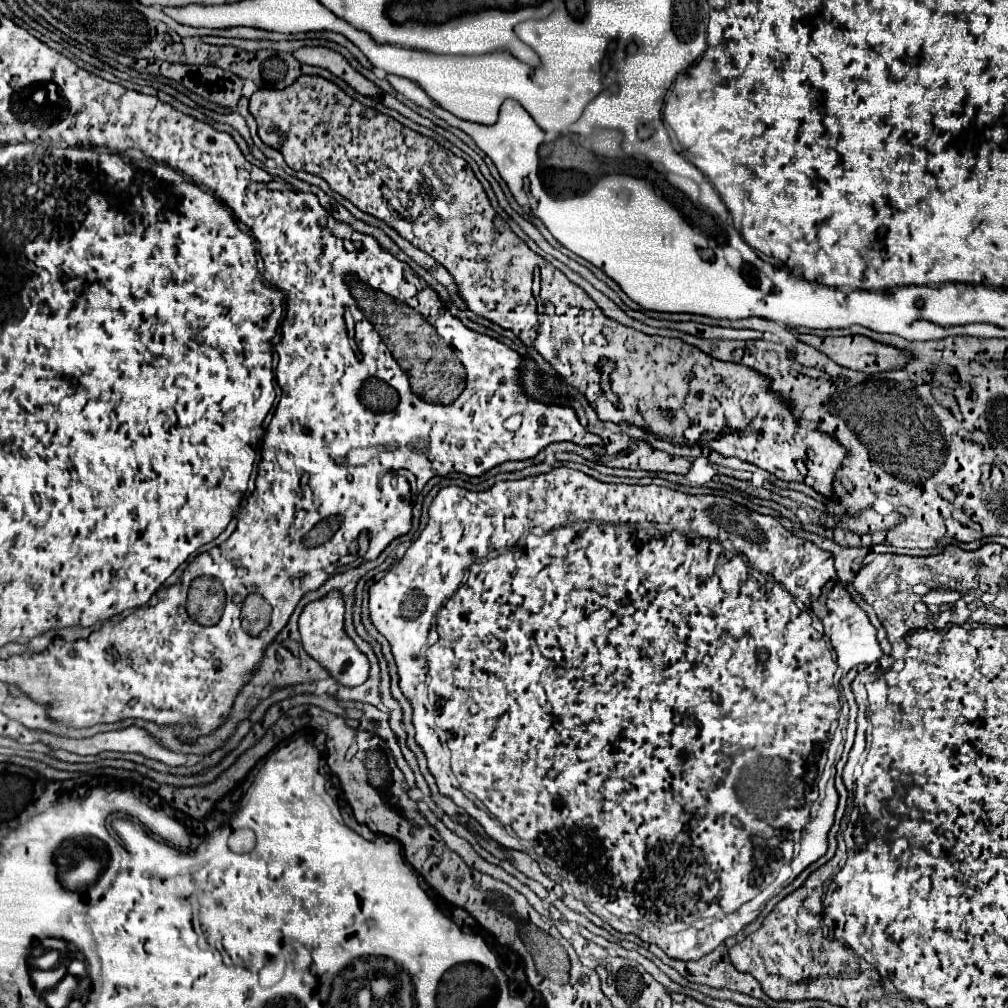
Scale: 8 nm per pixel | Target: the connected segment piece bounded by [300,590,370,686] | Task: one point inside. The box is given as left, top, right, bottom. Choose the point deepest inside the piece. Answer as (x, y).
(322, 622)

